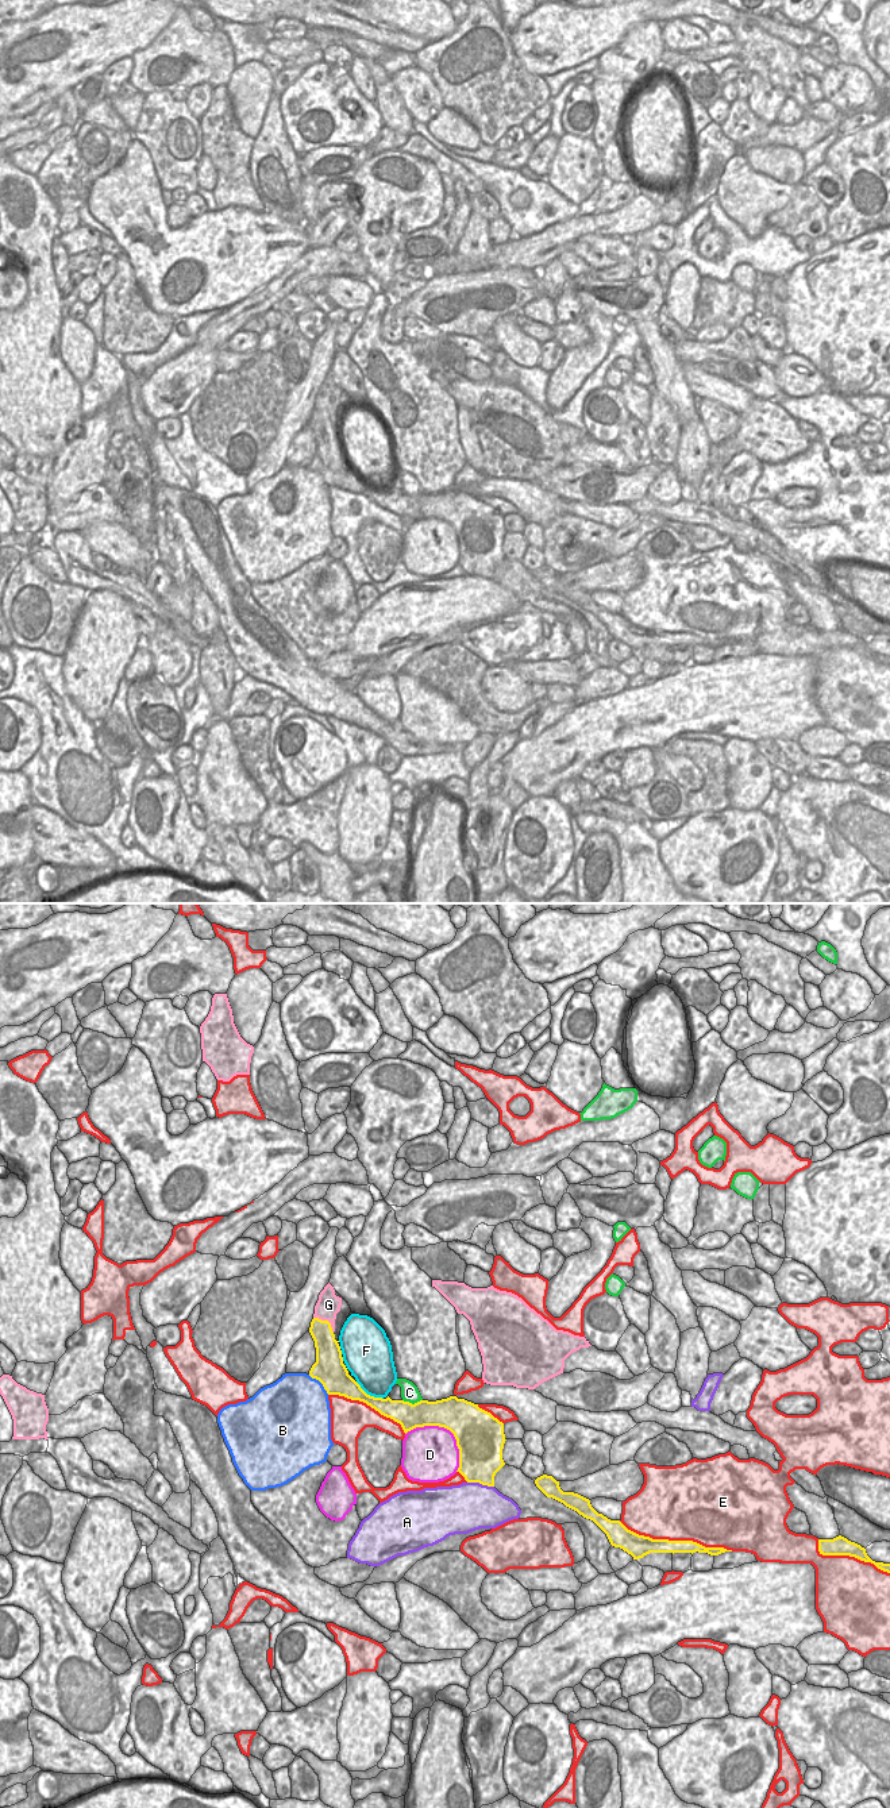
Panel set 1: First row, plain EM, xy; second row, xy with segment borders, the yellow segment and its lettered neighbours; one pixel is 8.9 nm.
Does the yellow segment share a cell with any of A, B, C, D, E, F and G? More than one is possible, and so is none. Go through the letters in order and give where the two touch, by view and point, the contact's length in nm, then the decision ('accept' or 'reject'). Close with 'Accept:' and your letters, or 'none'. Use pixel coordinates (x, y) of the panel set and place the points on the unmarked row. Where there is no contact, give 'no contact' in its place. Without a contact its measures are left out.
A: xy (481, 575) | 240 nm | reject
B: xy (320, 474) | 260 nm | reject
C: xy (411, 496) | 180 nm | reject
D: xy (447, 521) | 600 nm | reject
E: xy (675, 633) | 1050 nm | reject
F: xy (369, 488) | 300 nm | reject
G: xy (326, 413) | 220 nm | reject
Accept: none

